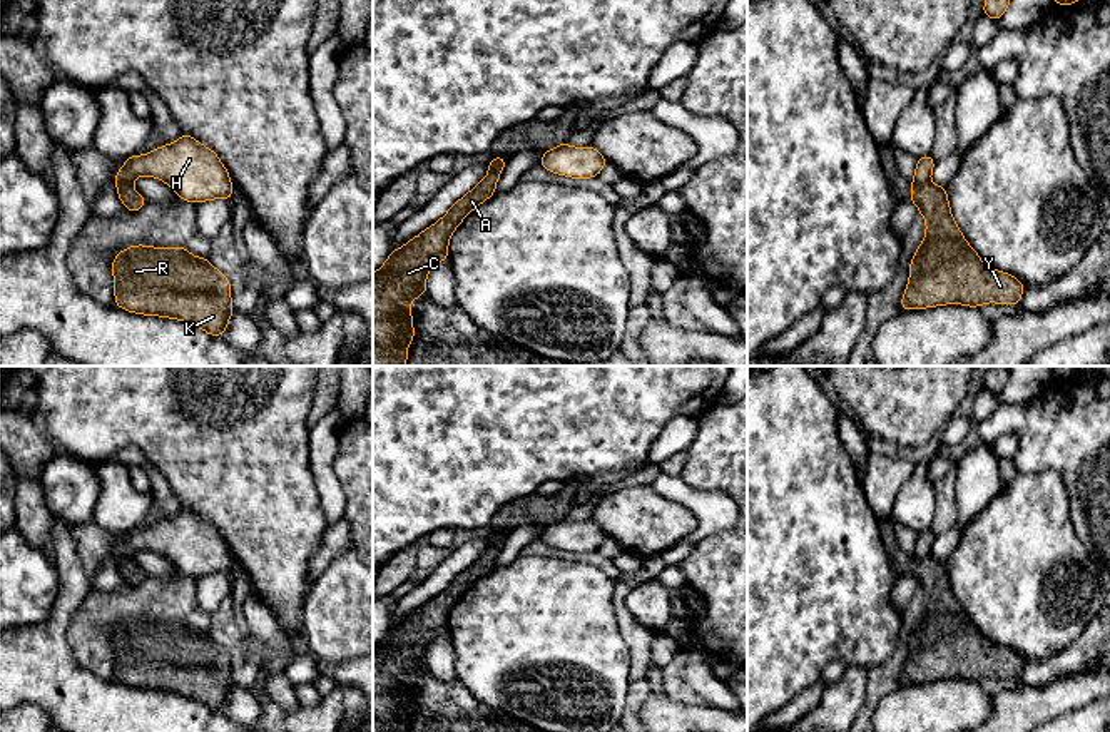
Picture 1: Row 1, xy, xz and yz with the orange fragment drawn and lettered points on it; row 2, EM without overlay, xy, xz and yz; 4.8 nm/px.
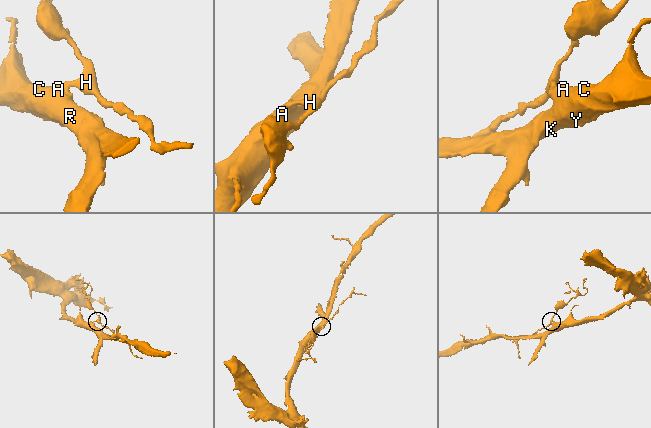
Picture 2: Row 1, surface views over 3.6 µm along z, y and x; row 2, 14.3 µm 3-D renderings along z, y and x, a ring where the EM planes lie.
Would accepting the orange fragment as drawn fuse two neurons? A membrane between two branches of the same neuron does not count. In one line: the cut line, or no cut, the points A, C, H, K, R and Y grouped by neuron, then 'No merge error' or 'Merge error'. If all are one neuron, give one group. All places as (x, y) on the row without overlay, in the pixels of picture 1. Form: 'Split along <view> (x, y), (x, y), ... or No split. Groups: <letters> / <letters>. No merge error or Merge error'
Split along yz (913, 554), (916, 557), (928, 555). Groups: A C K R Y / H. Merge error

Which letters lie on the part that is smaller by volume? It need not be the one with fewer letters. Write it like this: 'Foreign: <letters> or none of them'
Foreign: H

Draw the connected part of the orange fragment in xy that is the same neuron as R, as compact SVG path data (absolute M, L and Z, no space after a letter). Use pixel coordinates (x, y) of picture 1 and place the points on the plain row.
M130 620L112 637L115 680L137 689L186 695L224 710L234 687L231 657L187 622Z

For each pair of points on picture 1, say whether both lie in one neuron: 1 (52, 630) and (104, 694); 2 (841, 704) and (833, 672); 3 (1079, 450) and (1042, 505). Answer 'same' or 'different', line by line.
1: same
2: different
3: different

